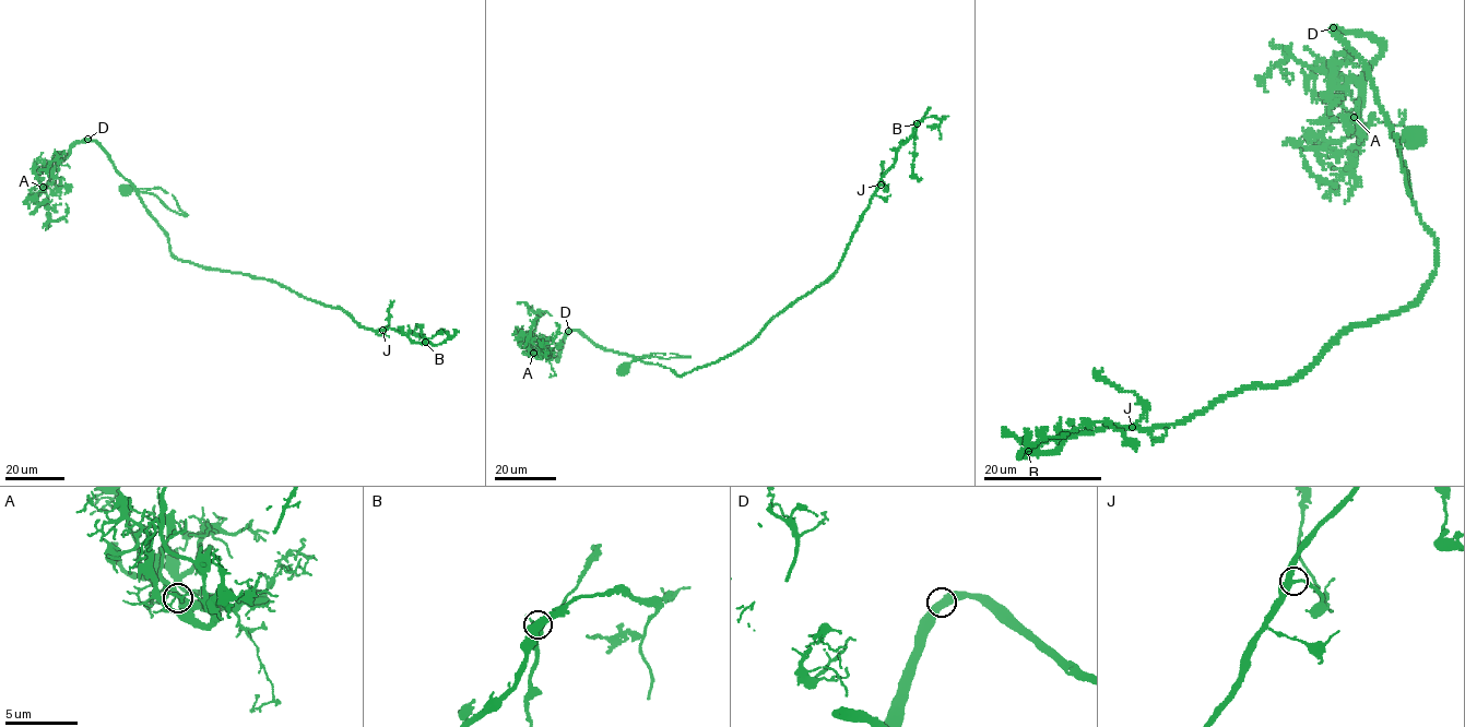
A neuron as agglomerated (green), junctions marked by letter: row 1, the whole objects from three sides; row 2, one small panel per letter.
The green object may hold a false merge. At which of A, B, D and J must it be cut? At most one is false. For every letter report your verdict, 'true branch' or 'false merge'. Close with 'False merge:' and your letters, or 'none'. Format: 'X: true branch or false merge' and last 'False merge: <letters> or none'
A: true branch
B: true branch
D: true branch
J: true branch
False merge: none

